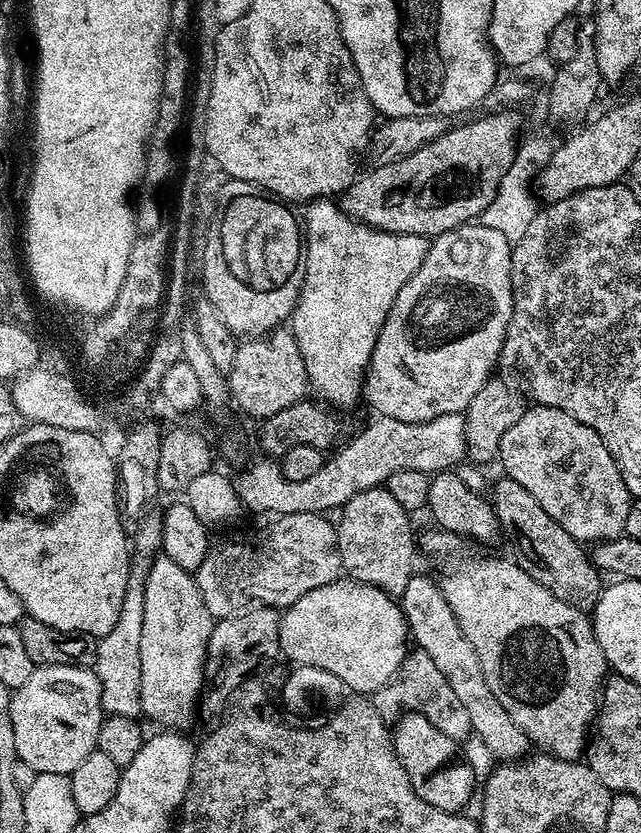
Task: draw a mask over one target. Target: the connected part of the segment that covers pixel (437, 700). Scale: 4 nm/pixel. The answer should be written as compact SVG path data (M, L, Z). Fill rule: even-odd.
M419 650L409 651L400 663L396 675L371 697L371 702L389 726L395 725L404 713L417 712L425 716L431 724L438 726L438 730L442 730L446 738L463 742L473 735L470 717L466 715L462 702L458 702L458 694L454 694L450 682L446 682L446 674L442 674L442 670L434 666L434 658L430 658L430 654Z

